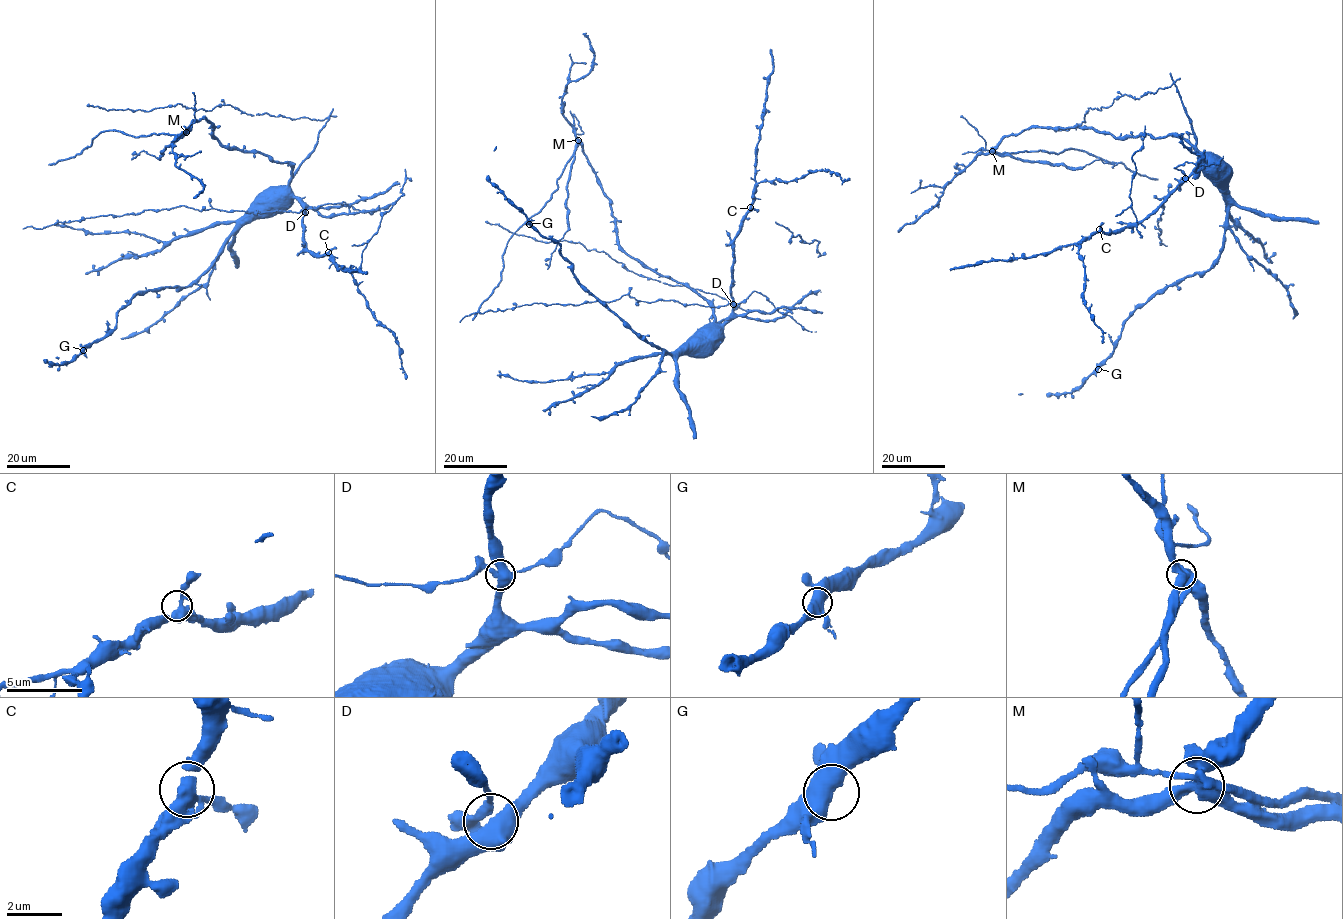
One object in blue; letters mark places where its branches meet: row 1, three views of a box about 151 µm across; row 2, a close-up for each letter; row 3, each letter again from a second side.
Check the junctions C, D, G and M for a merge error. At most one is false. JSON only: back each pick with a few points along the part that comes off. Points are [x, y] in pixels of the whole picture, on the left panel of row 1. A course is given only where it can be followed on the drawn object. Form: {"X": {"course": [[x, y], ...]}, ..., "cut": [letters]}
{"M": {"course": [[186, 132], [133, 137], [114, 130], [101, 132], [90, 146], [75, 156], [48, 164]]}, "cut": ["M"]}

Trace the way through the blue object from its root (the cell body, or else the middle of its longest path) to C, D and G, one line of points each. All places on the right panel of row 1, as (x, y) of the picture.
C: (1207, 166), (1200, 168), (1201, 163), (1142, 220), (1108, 232), (1099, 229)
D: (1207, 166), (1200, 168), (1201, 163), (1185, 178)
G: (1207, 166), (1200, 168), (1229, 204), (1217, 260), (1207, 270), (1159, 289), (1137, 307), (1098, 369)

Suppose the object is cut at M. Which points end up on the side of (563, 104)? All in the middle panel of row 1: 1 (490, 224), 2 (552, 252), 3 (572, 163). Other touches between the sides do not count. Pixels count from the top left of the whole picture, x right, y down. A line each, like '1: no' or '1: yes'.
1: yes
2: no
3: no

